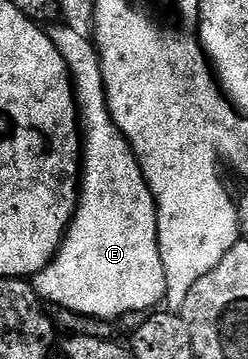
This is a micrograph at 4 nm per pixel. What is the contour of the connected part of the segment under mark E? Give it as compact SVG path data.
M64 22L50 23L47 33L55 50L63 54L63 62L68 66L69 76L73 80L73 94L77 97L79 127L83 137L85 173L79 176L77 211L69 221L65 240L57 251L57 257L42 272L32 277L33 289L46 305L75 310L75 314L116 321L128 311L148 313L164 301L167 290L163 258L157 241L157 203L143 178L143 170L135 158L129 139L111 118L96 43L90 37L71 30L71 26Z

